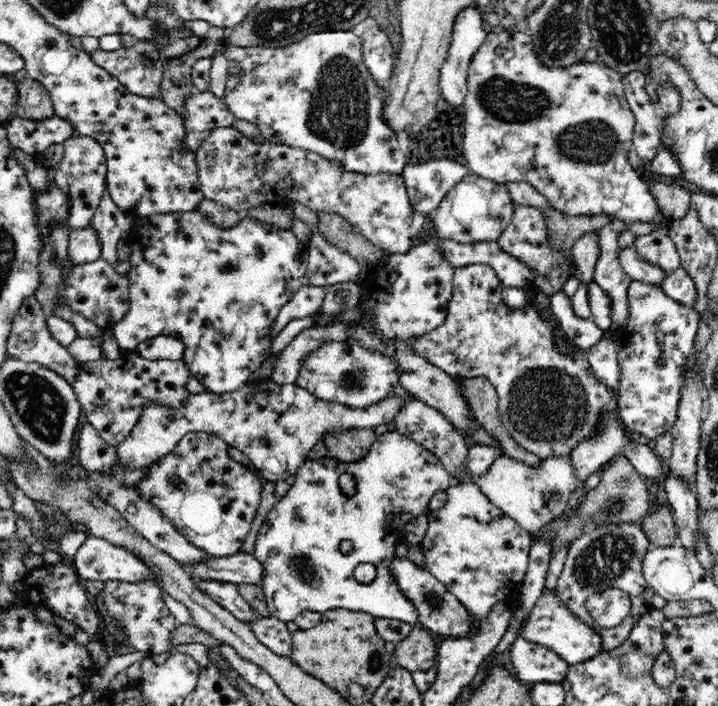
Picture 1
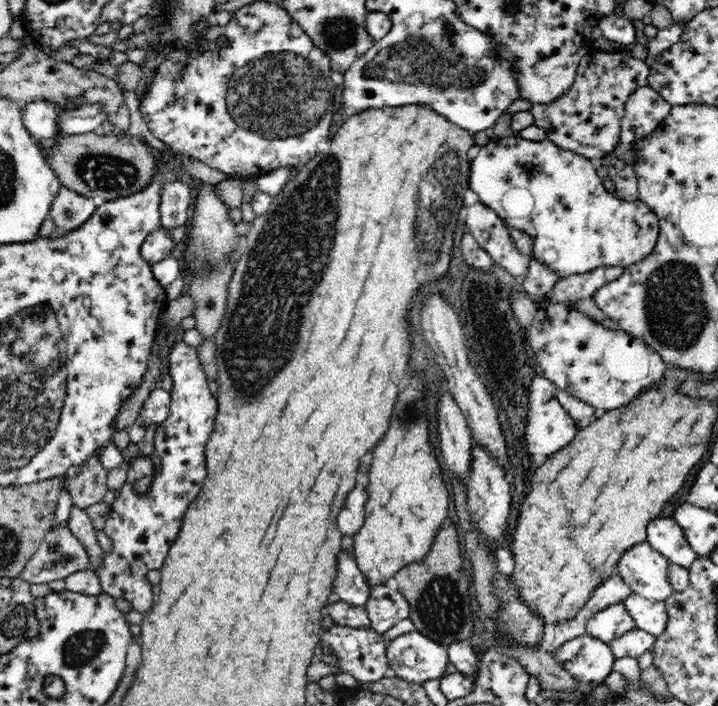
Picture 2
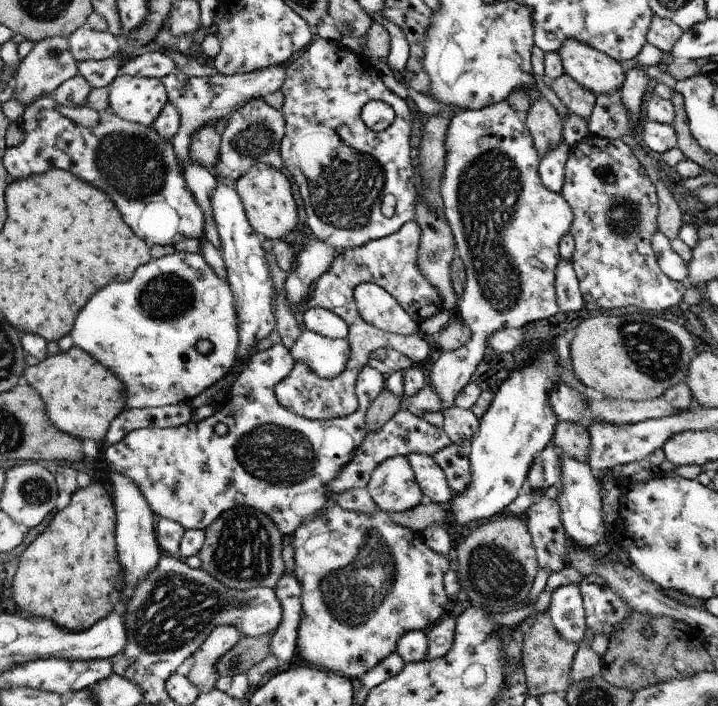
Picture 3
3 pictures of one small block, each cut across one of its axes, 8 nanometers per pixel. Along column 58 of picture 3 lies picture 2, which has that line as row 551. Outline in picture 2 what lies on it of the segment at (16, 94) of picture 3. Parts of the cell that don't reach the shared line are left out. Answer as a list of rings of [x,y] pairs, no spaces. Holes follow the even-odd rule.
[[[54,523],[19,577],[30,584],[42,584],[65,579],[90,566],[84,545],[76,539],[68,525]]]

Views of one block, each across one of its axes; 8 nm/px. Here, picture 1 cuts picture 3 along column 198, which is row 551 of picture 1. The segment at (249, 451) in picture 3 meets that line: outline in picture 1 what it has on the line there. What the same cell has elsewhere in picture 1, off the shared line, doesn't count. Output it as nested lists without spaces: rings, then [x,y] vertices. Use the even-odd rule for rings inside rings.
[[[474,482],[450,486],[446,491],[444,506],[426,514],[428,528],[419,548],[432,576],[444,583],[472,614],[474,630],[466,634],[472,637],[498,602],[518,593],[534,539],[513,518],[493,505]]]

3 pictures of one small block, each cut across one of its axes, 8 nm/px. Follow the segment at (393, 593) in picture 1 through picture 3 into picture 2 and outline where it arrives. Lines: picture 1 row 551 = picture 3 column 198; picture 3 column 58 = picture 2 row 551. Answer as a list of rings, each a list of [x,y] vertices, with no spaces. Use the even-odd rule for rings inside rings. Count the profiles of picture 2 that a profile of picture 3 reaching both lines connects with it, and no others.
[[[346,551],[339,552],[332,593],[338,593],[340,601],[364,607],[370,598],[371,587],[356,564],[355,558]]]

